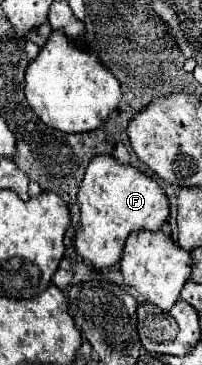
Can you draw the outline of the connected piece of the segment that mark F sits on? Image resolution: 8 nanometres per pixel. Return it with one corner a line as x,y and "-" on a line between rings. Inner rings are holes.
100,154
90,160
78,190
78,206
82,218
74,246
76,252
96,268
110,268
120,260
130,232
138,228
160,230
170,214
164,188
156,180
130,164
120,164
108,154

